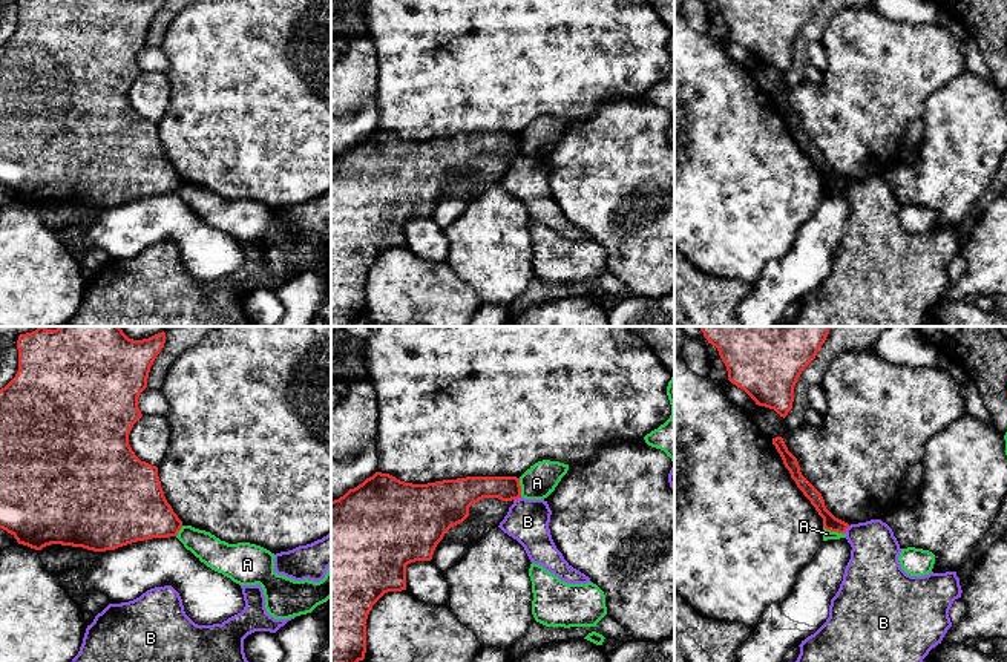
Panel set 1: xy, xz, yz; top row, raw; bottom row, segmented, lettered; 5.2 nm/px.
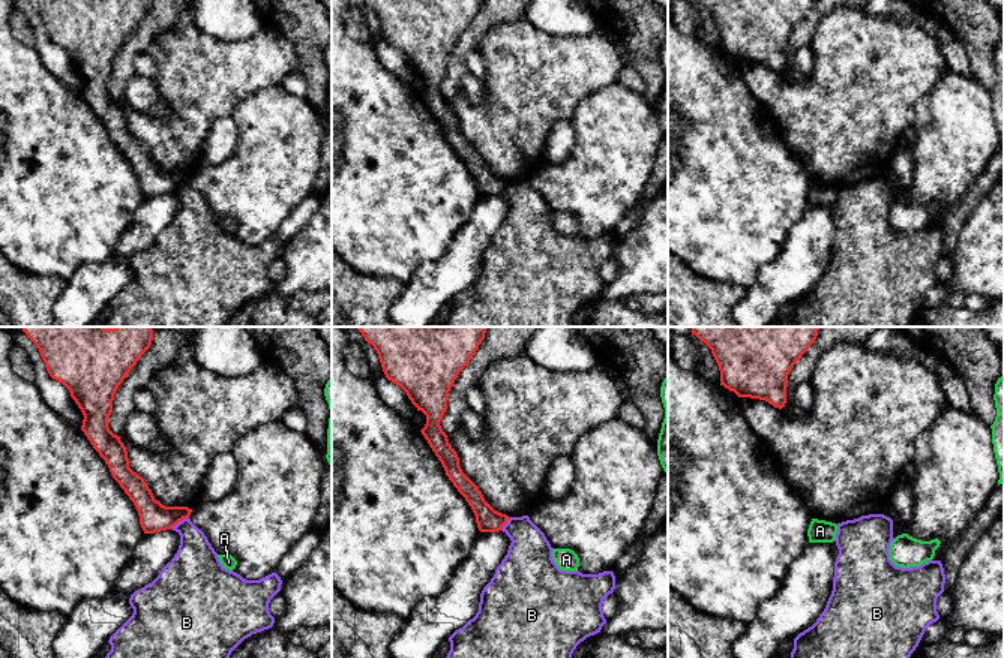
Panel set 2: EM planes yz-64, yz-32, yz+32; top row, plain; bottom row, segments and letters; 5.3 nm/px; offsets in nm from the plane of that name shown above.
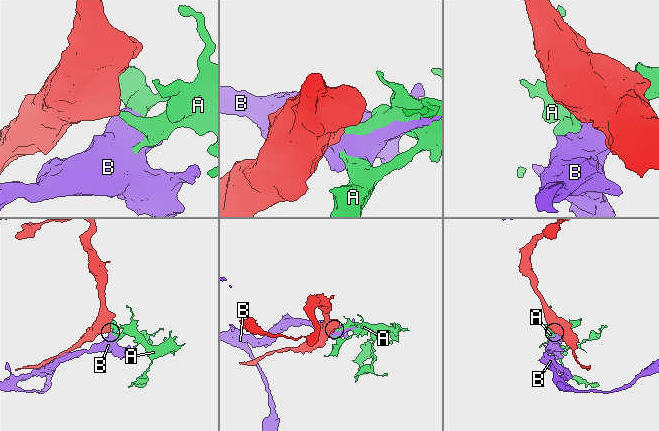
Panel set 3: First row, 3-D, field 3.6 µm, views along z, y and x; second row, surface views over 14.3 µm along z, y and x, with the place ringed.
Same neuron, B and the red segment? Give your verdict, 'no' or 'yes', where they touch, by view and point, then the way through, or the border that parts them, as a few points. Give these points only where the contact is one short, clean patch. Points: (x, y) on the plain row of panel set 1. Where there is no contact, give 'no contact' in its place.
no; meets red in xz at (517, 155); border along xz (521, 154), (514, 158)

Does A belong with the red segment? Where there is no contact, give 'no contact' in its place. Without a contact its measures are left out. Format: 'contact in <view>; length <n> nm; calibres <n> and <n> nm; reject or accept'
contact in yz; length 120 nm; calibres 80 and 50 nm; reject

